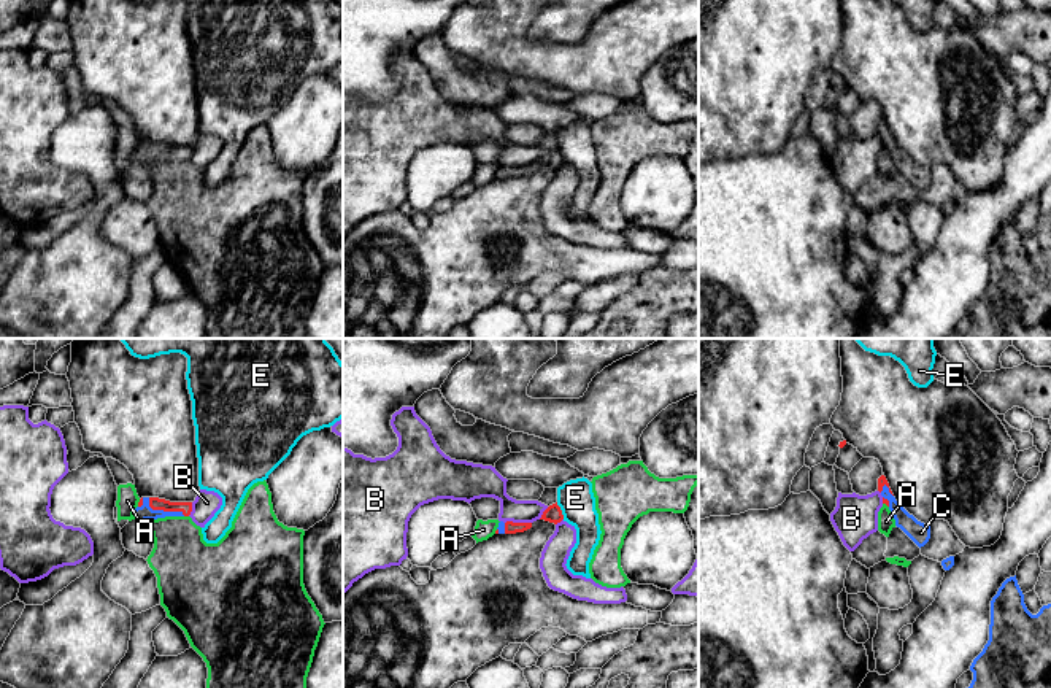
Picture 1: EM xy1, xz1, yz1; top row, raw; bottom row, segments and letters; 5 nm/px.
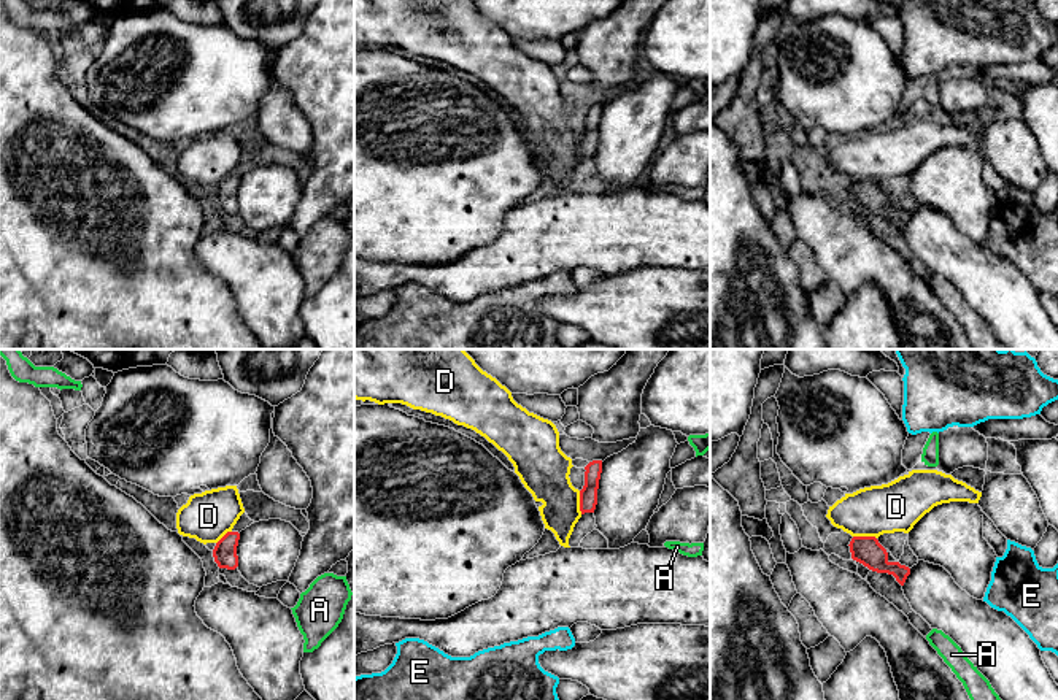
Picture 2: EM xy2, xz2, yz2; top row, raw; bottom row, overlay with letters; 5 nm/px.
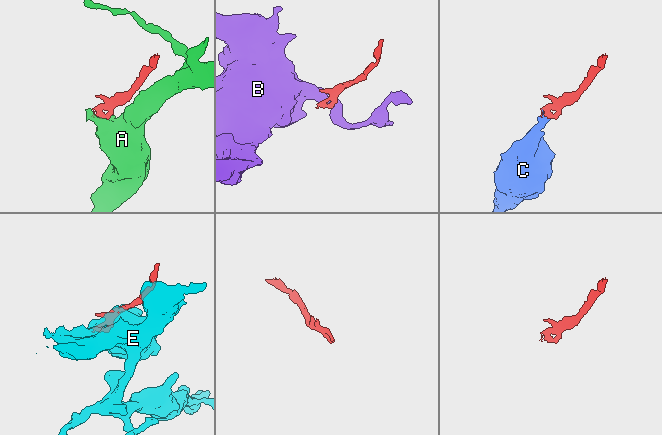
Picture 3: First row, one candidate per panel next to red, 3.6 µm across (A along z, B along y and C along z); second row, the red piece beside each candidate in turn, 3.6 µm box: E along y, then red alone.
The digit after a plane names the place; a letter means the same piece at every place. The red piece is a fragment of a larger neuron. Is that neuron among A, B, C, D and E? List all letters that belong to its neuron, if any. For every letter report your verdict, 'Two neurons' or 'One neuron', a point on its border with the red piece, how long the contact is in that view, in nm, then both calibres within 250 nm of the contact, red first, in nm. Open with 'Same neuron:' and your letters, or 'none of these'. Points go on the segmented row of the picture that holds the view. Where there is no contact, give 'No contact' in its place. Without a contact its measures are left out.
Same neuron: C
A: Two neurons. Touches red at xy1 (186, 515). Shared border 30 nm. Thickness 60 nm (red) against 320 nm
B: Two neurons. Touches red at xz1 (518, 523). Shared border 140 nm. Thickness 60 nm (red) against 140 nm
C: One neuron. Touches red at xy1 (164, 510). Shared border 220 nm. Thickness 60 nm (red) against 80 nm
D: Two neurons. Touches red at xz2 (580, 502). Shared border 120 nm. Thickness 100 nm (red) against 260 nm
E: Two neurons. Touches red at xz1 (561, 510). Shared border 100 nm. Thickness 90 nm (red) against 190 nm

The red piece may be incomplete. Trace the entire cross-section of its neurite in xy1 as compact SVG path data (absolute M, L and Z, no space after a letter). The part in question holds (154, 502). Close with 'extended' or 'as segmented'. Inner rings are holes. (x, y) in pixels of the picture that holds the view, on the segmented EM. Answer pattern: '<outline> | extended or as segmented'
M141 497L133 516L138 521L157 520L165 516L189 516L192 502L170 502L159 497Z | extended

